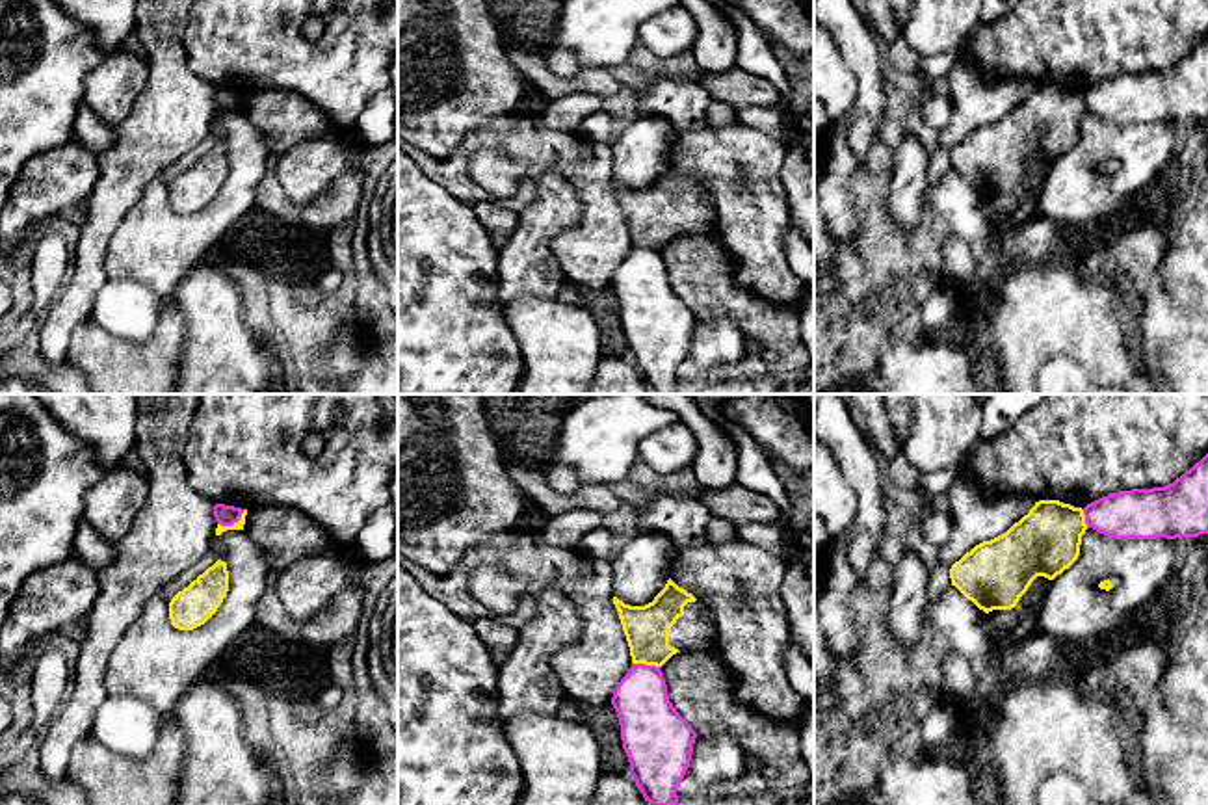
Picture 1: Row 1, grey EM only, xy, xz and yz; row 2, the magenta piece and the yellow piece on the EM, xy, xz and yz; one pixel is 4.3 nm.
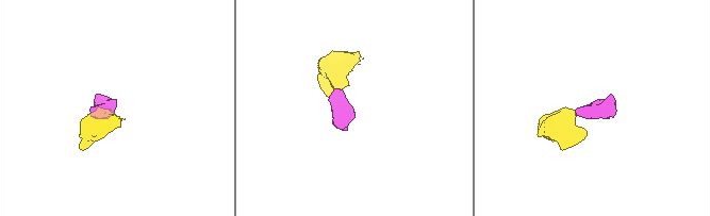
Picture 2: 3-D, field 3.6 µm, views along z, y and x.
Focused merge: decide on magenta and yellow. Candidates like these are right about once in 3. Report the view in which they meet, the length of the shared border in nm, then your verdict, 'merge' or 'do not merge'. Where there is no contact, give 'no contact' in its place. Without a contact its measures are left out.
meets magenta in xy; contact 140 nm long; do not merge

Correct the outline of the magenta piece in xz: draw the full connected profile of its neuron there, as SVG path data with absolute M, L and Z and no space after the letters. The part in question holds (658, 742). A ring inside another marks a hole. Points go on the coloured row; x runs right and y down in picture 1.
M632 664L617 684L611 705L630 762L628 773L645 801L680 805L676 790L689 768L697 732L669 701L662 669Z

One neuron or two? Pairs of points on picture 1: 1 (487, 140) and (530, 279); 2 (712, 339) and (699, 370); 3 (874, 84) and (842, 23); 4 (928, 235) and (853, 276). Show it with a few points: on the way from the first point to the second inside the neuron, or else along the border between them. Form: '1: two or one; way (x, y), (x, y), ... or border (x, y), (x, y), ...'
1: two; border (532, 179), (534, 199), (519, 216)
2: one; way (710, 346), (699, 363)
3: one; way (866, 69), (852, 38)
4: one; way (909, 253), (891, 272), (872, 276)

